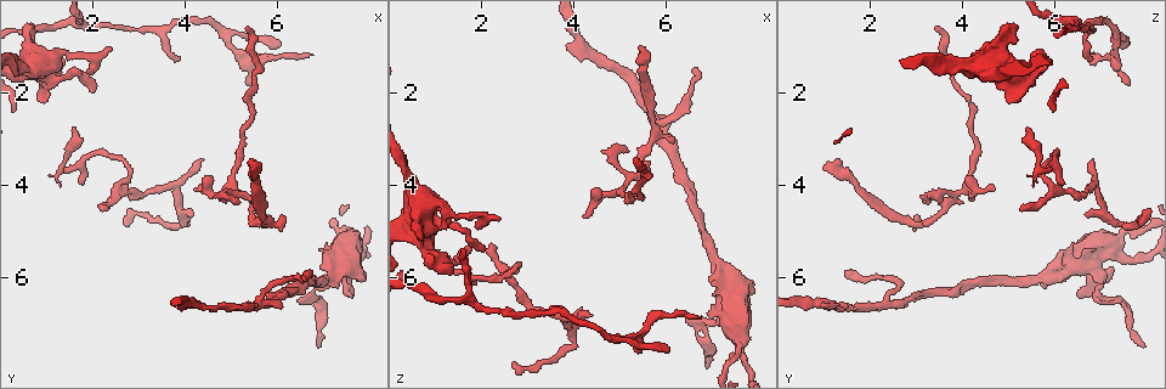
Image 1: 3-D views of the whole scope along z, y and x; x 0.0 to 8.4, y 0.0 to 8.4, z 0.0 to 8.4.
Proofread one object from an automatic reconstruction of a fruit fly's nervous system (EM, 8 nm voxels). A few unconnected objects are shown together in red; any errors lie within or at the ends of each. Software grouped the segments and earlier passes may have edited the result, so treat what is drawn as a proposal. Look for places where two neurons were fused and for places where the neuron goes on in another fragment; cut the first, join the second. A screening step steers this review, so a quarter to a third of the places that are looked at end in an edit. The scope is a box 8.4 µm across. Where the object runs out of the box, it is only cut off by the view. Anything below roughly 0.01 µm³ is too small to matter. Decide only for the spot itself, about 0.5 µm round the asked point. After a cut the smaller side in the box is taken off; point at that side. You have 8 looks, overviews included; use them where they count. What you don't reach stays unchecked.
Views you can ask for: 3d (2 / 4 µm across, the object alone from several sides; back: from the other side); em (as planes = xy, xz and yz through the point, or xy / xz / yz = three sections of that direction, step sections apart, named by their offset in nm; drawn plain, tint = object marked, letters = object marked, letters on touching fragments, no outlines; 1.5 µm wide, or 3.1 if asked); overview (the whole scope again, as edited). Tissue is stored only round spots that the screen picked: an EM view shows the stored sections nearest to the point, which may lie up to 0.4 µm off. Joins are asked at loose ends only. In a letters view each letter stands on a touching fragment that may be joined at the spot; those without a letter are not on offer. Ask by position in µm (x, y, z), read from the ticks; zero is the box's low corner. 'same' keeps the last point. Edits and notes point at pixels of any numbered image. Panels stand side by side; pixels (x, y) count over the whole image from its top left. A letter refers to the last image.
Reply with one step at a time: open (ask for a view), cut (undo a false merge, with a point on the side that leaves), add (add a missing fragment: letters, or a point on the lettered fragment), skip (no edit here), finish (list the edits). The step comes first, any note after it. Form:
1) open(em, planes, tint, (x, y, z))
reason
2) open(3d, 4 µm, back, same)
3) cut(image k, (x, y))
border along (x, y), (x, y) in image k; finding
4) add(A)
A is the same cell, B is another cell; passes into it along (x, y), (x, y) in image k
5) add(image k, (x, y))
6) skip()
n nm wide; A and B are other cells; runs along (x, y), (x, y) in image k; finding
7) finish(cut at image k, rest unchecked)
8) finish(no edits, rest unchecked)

open(em, planes, letters, (5.65, 6.55, 2.45))
three arms meet

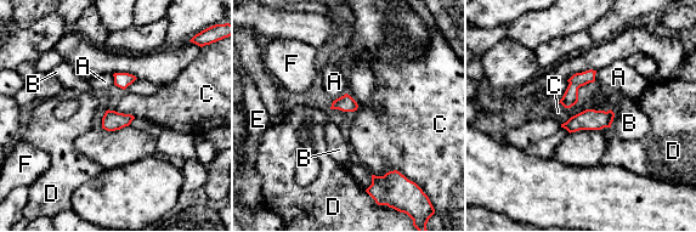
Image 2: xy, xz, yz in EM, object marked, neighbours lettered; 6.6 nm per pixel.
skip()
110 nm wide; A, B, C, D, E and F are other cells; one neuron here

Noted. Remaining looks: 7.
open(em, yz, step 4, tint, (6.75, 6.50, 7.05))
abrupt turn

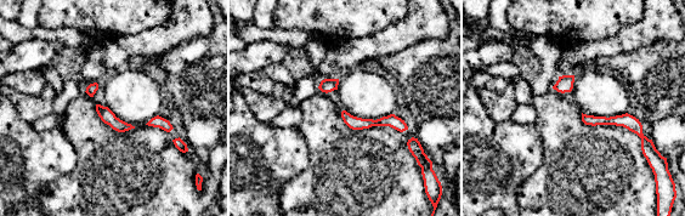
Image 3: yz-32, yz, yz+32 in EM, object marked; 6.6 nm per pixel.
open(em, planes, letters, same)
another direction

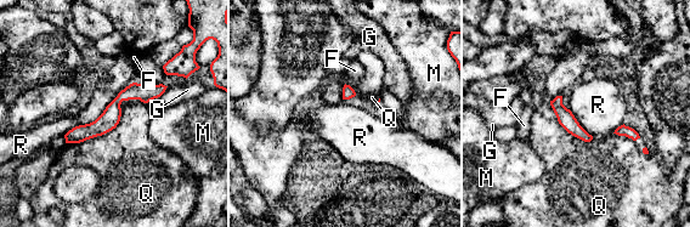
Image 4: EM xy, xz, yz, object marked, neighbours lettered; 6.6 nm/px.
skip()
F, G, M, Q and R are other cells; runs along (162, 88), (124, 95), (68, 140) in image 4; continuous, no second neuron

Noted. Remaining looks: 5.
open(em, planes, letters, (1.95, 2.00, 5.30))
an open end

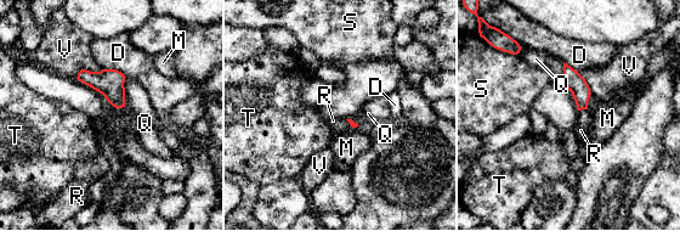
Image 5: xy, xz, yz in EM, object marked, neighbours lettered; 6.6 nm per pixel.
add(R)
R is the same cell, D, M, Q, S, T and V are other cells; the neuron continues

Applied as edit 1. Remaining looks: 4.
open(3d, 2 µm, (3.80, 1.30, 6.75))
thin end

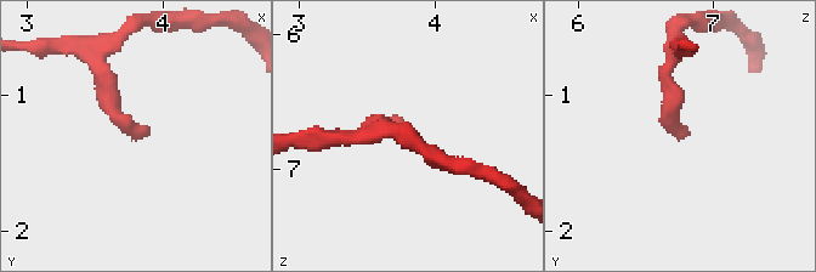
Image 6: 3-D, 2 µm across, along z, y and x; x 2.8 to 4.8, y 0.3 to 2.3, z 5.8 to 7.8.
open(em, planes, letters, (3.82, 1.32, 6.80))
shape alone is not enough

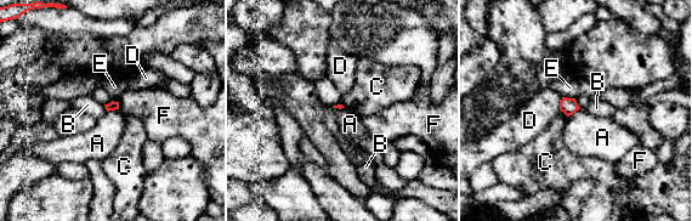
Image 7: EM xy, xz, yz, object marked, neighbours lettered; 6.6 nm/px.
skip()
A, B, C, D, E and F are other cells; border along (119, 108), (107, 112) in image 7; no lettered fragment goes on from it

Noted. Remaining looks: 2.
finish(add at image 5, rest unchecked)

